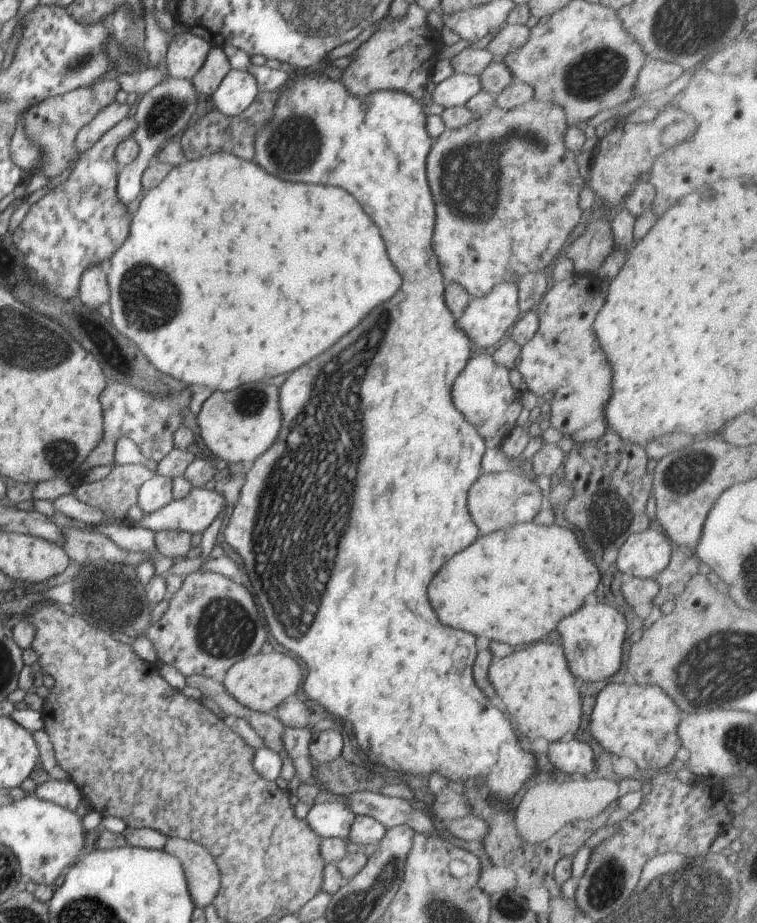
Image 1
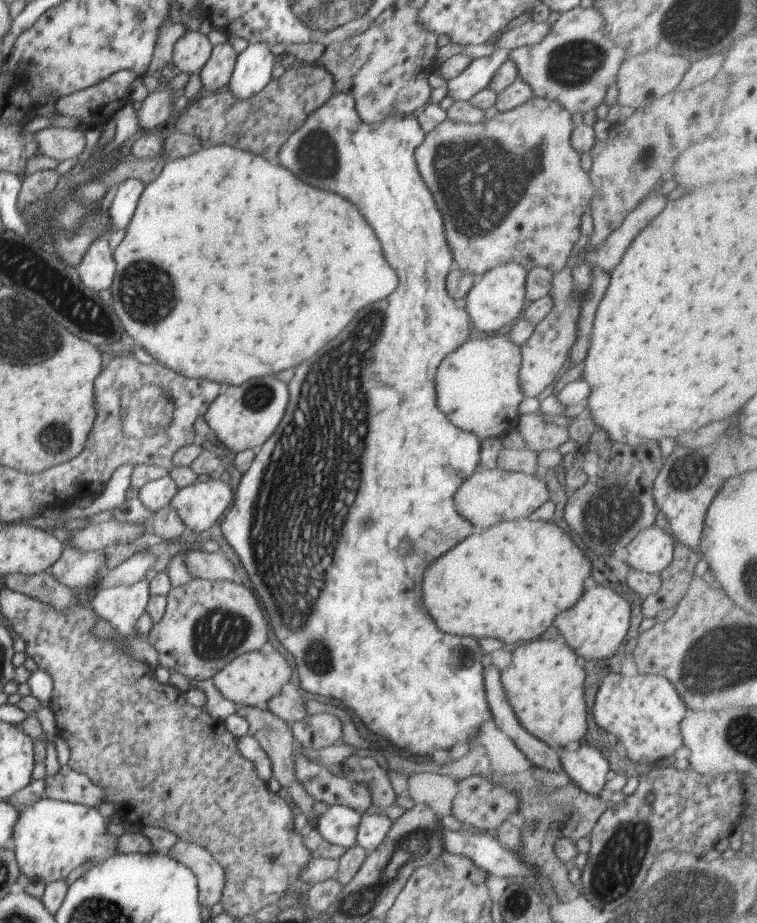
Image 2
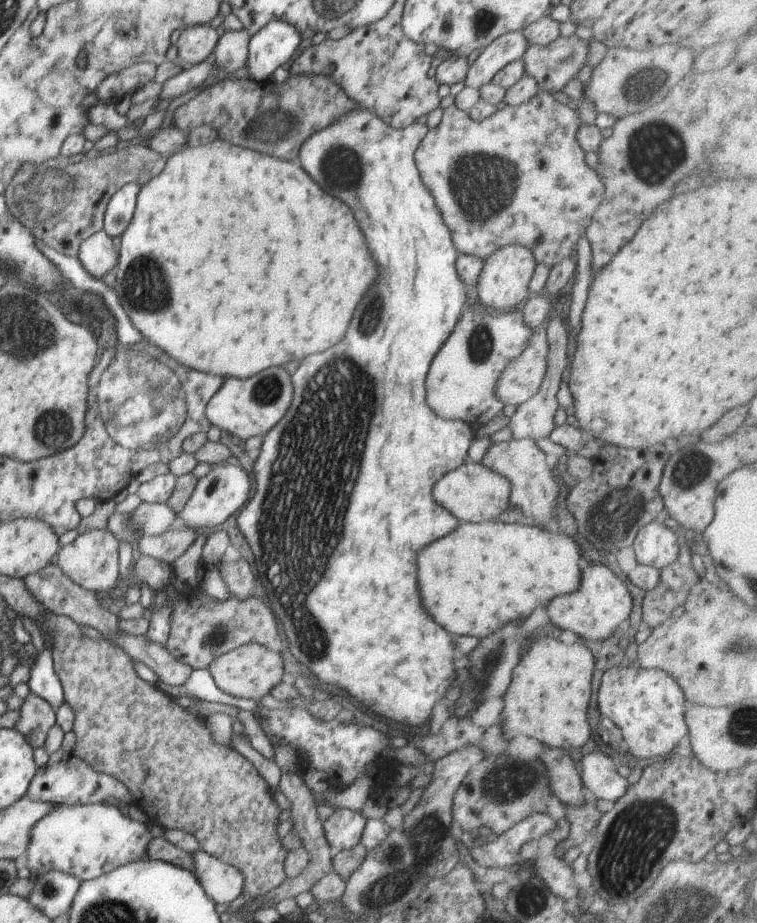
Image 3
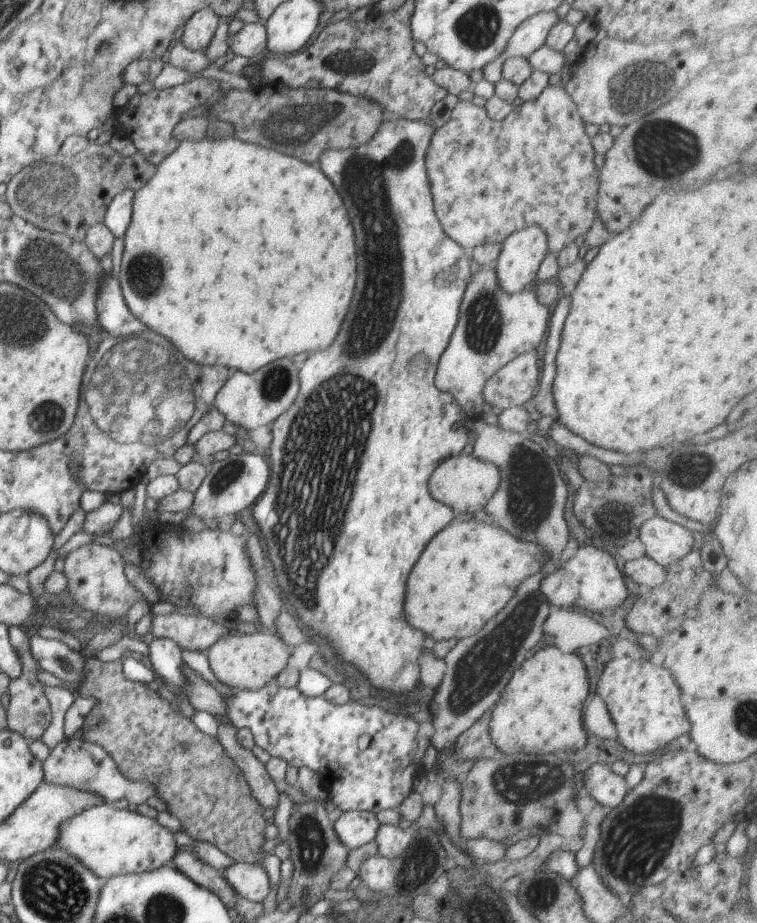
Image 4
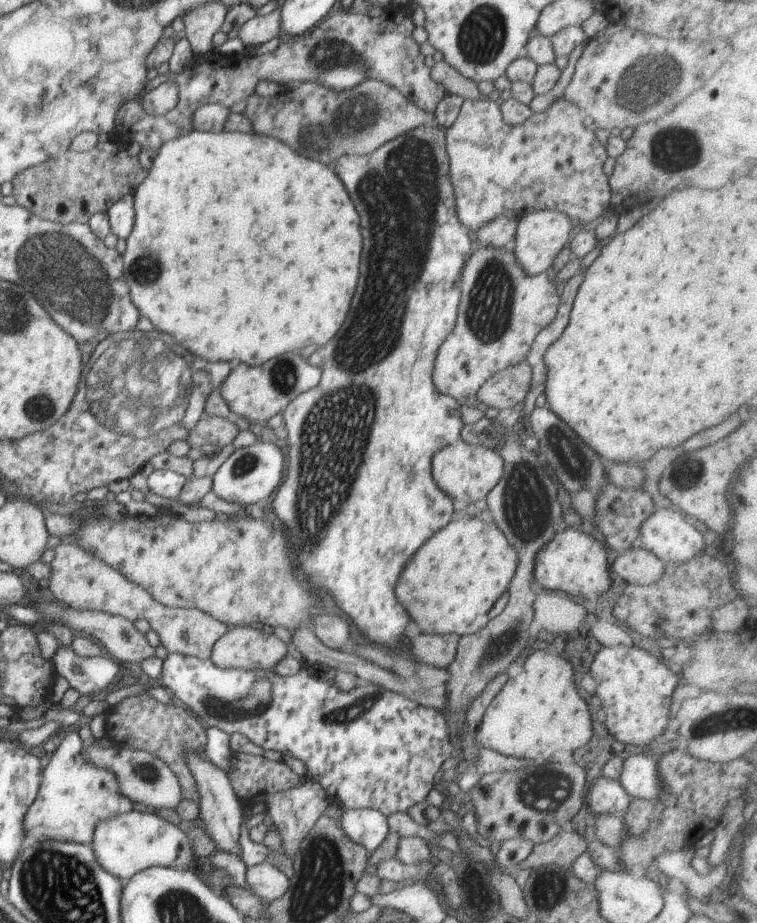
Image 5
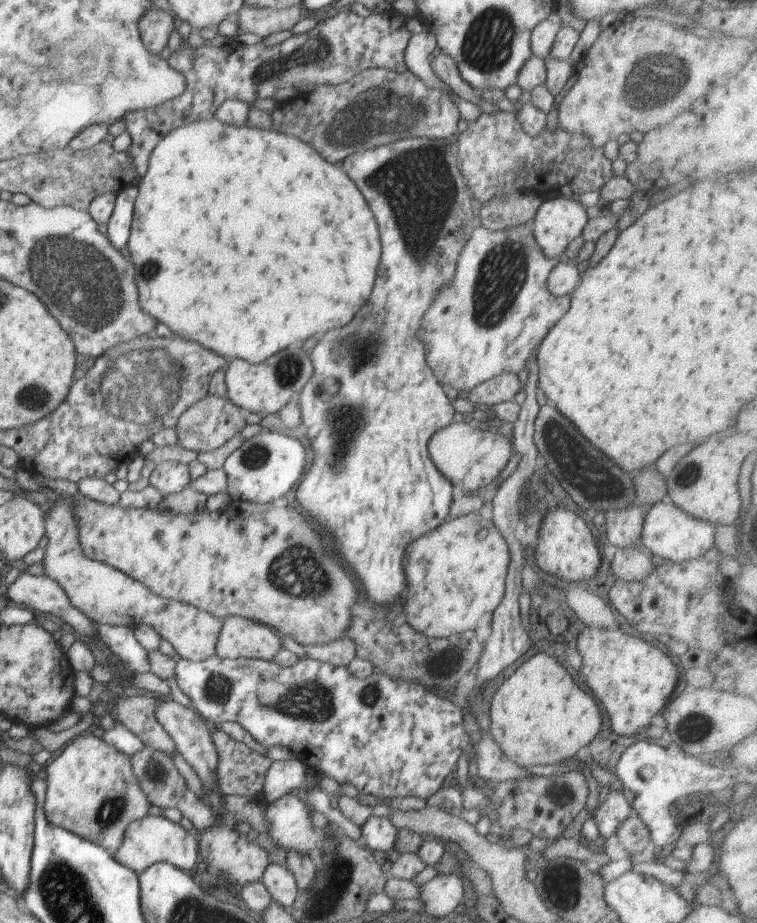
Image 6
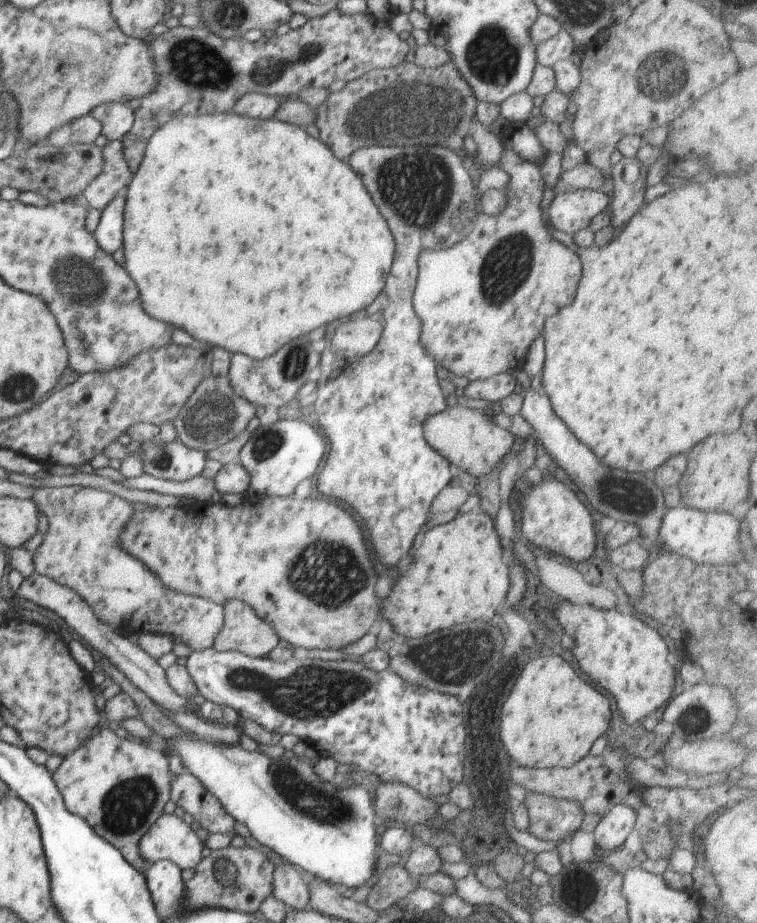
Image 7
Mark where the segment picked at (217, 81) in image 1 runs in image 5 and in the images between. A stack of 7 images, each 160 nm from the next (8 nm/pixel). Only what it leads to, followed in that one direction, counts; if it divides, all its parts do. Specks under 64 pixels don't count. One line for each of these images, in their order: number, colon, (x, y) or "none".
2: (215, 74)
3: (230, 53)
4: (251, 39)
5: (257, 31)

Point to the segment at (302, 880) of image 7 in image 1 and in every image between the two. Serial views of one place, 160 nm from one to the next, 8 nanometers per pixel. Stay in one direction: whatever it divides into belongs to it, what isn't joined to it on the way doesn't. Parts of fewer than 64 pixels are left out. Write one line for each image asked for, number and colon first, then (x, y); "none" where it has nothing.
1: (203, 876)
2: (210, 875)
3: (222, 882)
4: (249, 880)
5: (267, 881)
6: (281, 884)

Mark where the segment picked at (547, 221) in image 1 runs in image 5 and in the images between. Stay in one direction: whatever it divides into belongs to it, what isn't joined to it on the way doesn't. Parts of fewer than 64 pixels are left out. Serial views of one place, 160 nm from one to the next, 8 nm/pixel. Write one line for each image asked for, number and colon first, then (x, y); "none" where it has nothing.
2: (514, 180)
3: (522, 171)
4: (489, 178)
5: (553, 161)

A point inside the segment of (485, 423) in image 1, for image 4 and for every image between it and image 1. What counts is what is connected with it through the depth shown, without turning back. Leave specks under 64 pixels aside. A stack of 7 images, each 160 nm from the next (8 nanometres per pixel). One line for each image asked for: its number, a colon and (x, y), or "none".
2: (478, 388)
3: (461, 384)
4: (493, 328)

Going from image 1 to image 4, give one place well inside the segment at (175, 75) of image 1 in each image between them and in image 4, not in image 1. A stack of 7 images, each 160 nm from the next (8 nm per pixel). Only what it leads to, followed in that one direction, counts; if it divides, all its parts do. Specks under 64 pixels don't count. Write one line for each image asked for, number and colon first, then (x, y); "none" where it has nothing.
2: (192, 50)
3: (196, 43)
4: (198, 31)

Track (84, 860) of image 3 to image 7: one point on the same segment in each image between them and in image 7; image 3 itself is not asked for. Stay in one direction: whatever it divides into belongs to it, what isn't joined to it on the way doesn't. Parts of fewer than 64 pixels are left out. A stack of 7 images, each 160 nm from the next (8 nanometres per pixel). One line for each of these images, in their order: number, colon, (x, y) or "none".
4: (111, 842)
5: (134, 841)
6: (153, 839)
7: (171, 838)

